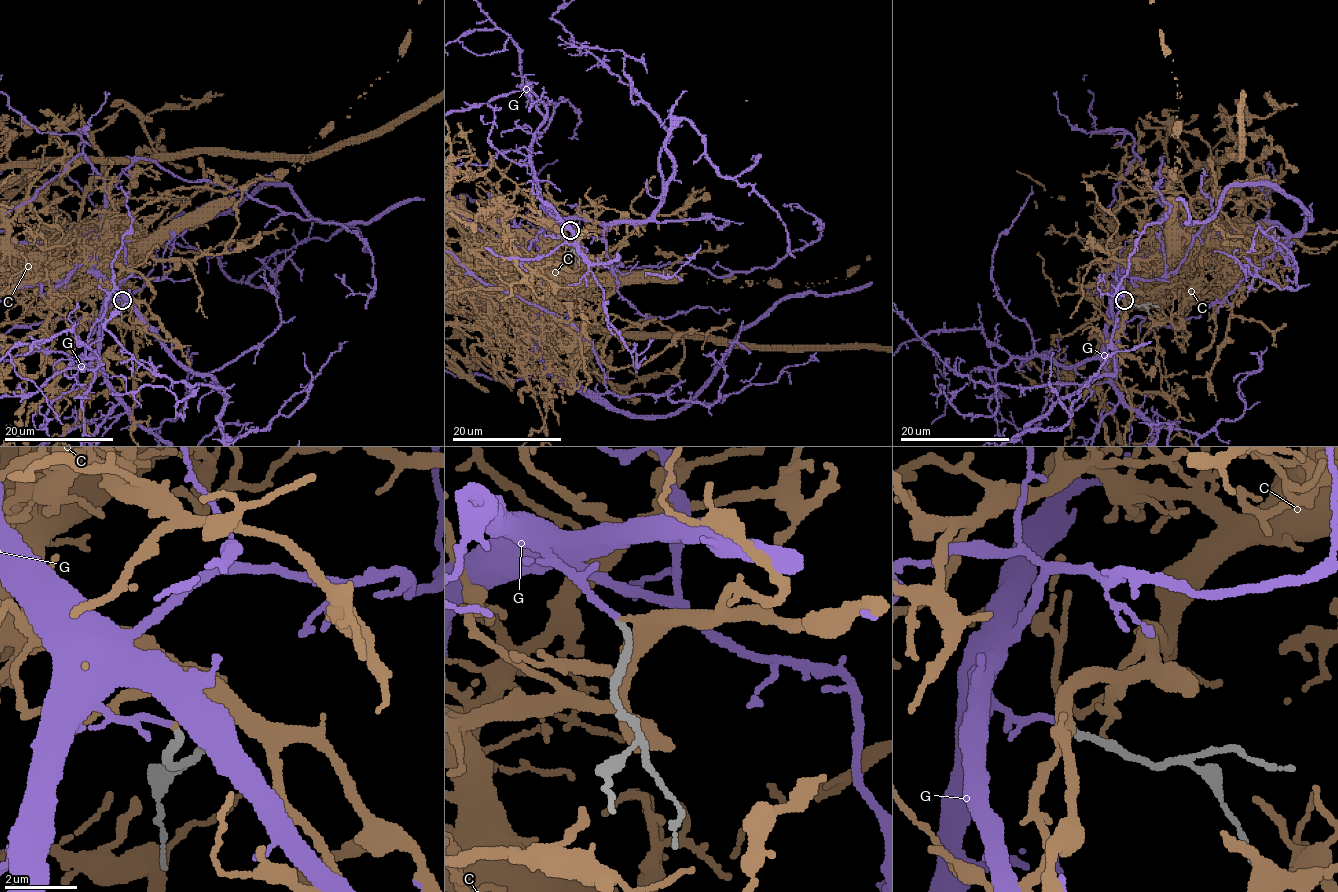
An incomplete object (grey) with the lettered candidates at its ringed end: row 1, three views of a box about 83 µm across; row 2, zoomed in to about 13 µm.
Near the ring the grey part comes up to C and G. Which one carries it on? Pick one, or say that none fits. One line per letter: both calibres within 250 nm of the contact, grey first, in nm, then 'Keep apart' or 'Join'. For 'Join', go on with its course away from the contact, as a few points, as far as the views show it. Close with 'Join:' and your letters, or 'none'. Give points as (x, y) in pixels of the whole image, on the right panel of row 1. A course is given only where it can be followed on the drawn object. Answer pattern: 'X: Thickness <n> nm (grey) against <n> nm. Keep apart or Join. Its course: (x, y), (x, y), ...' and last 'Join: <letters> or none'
C: Thickness 180 nm (grey) against 170 nm. Keep apart
G: Thickness 180 nm (grey) against 150 nm. Join
Join: G

